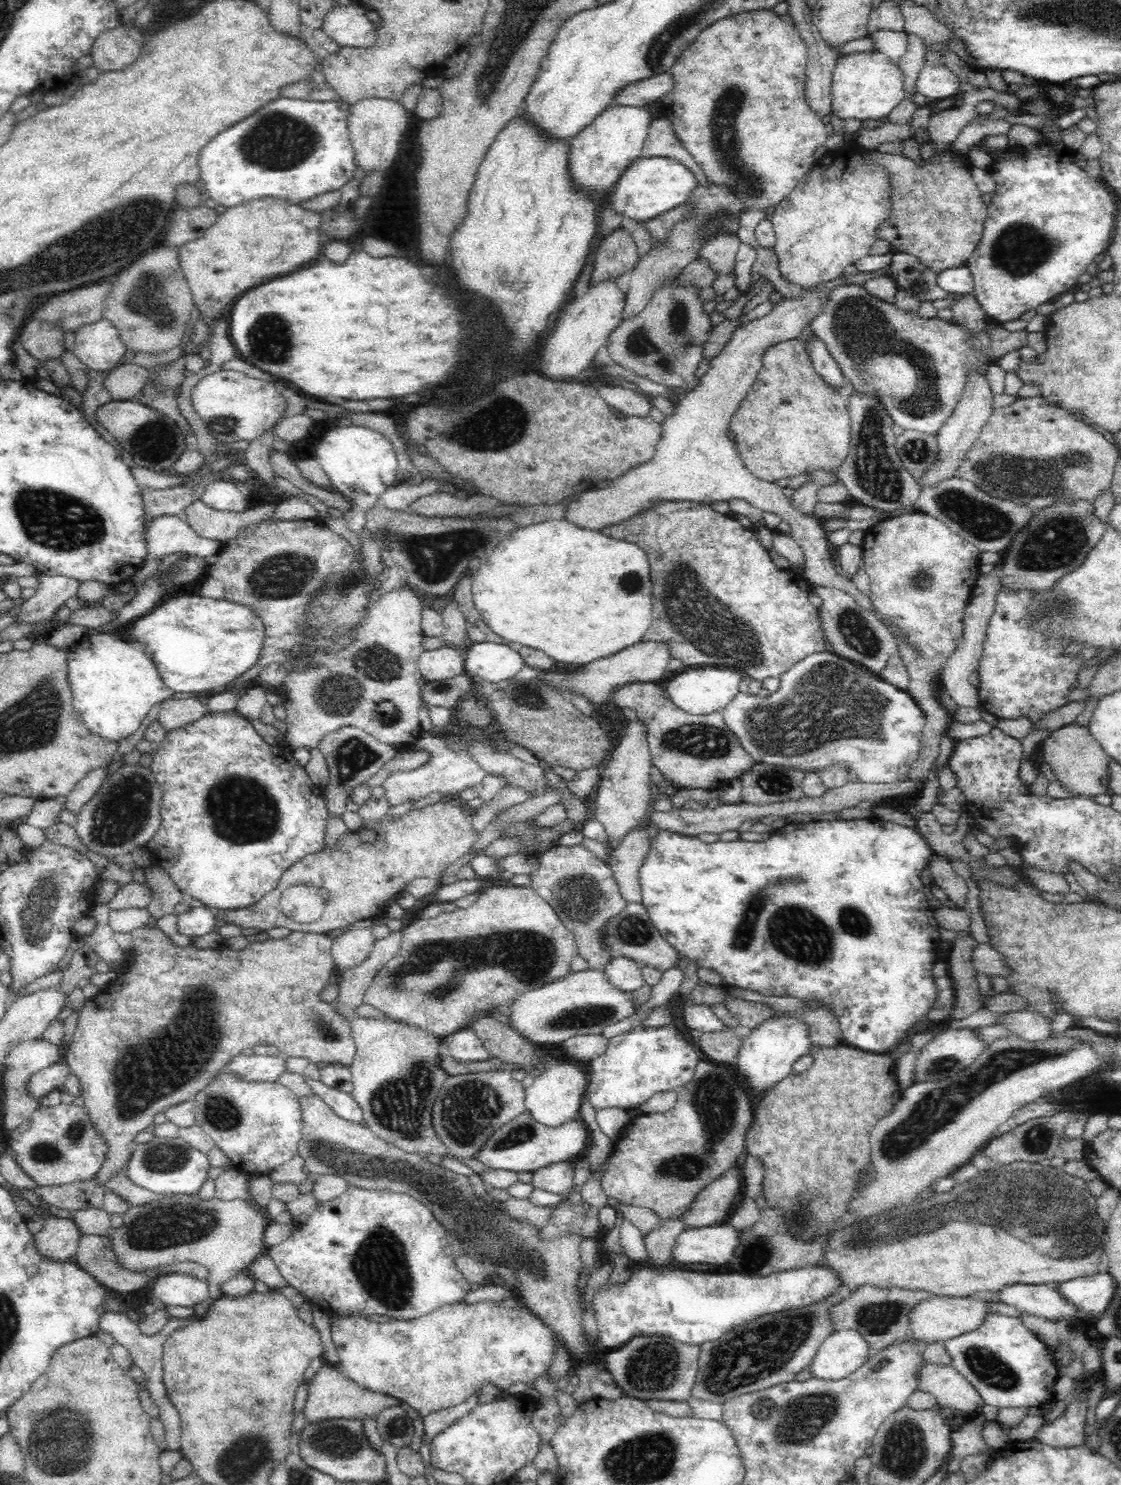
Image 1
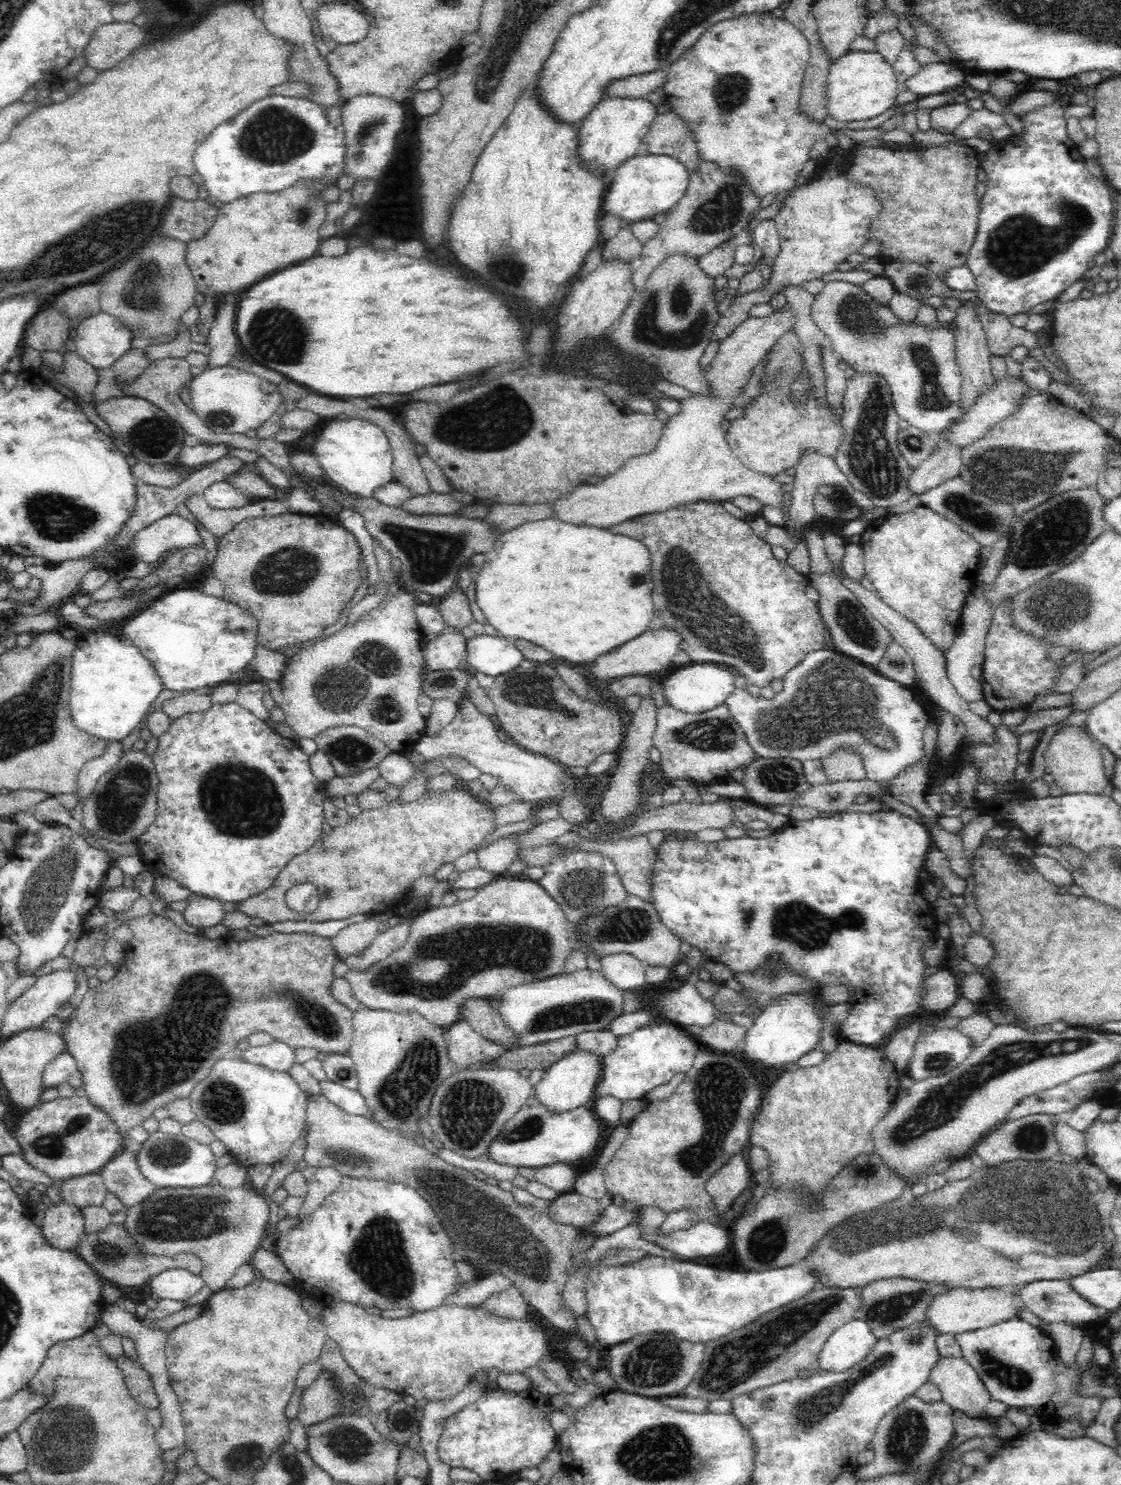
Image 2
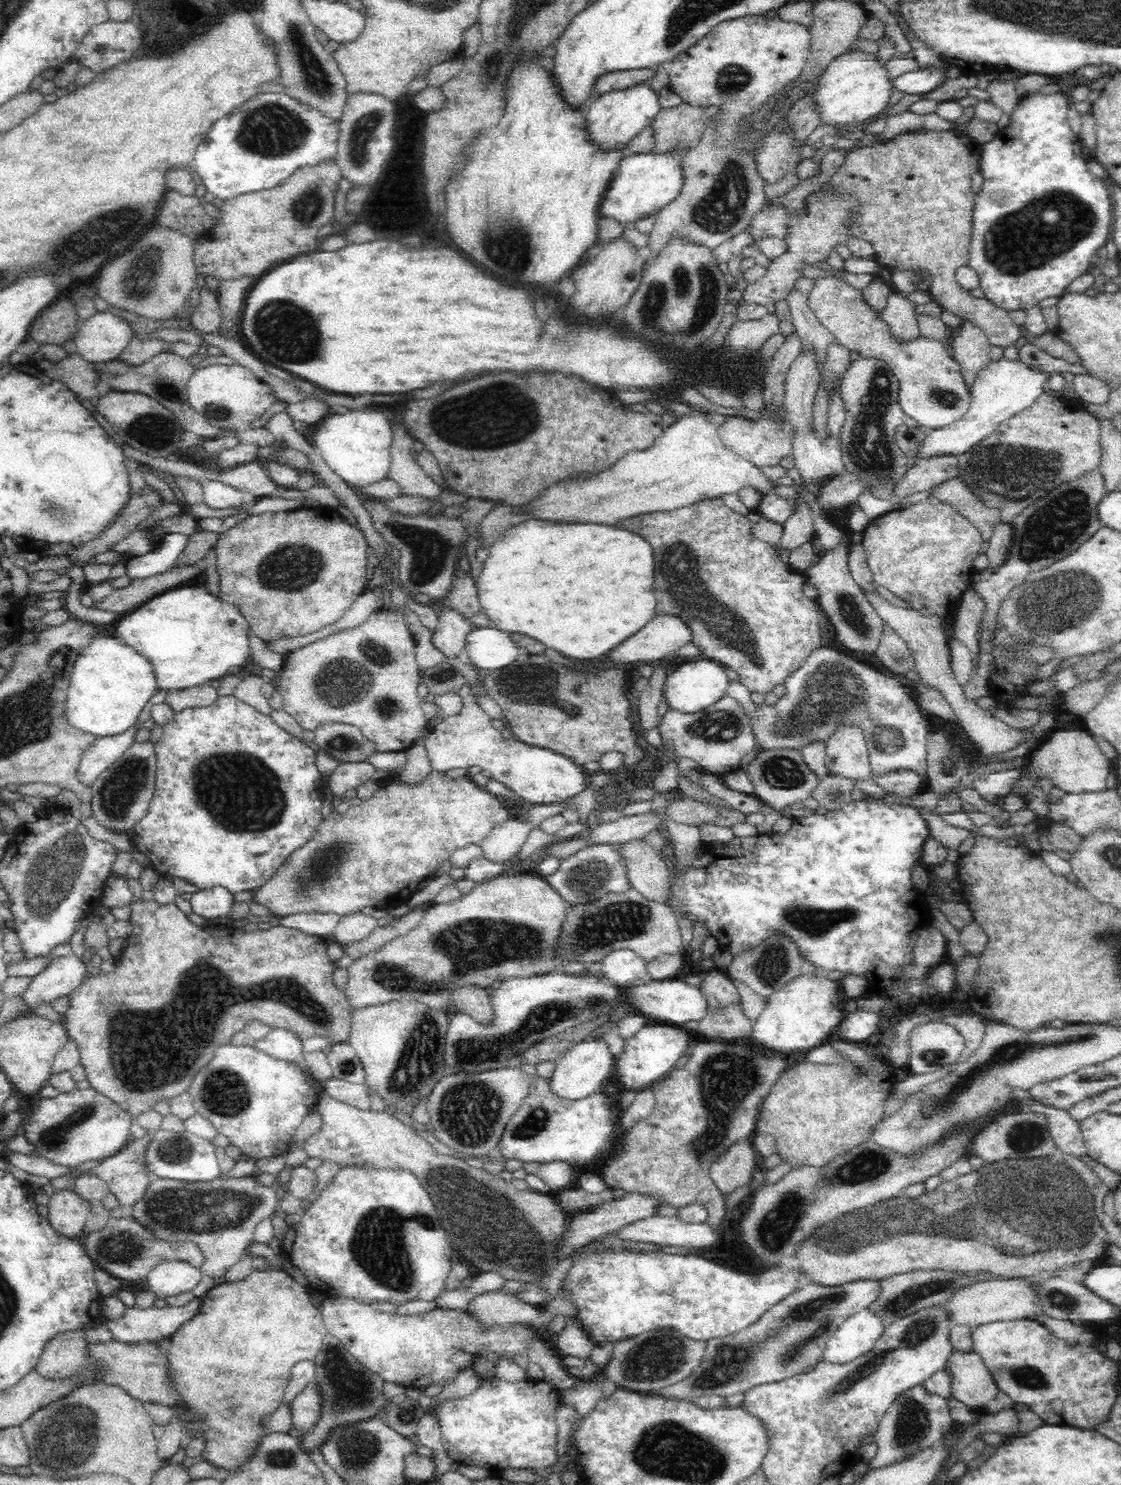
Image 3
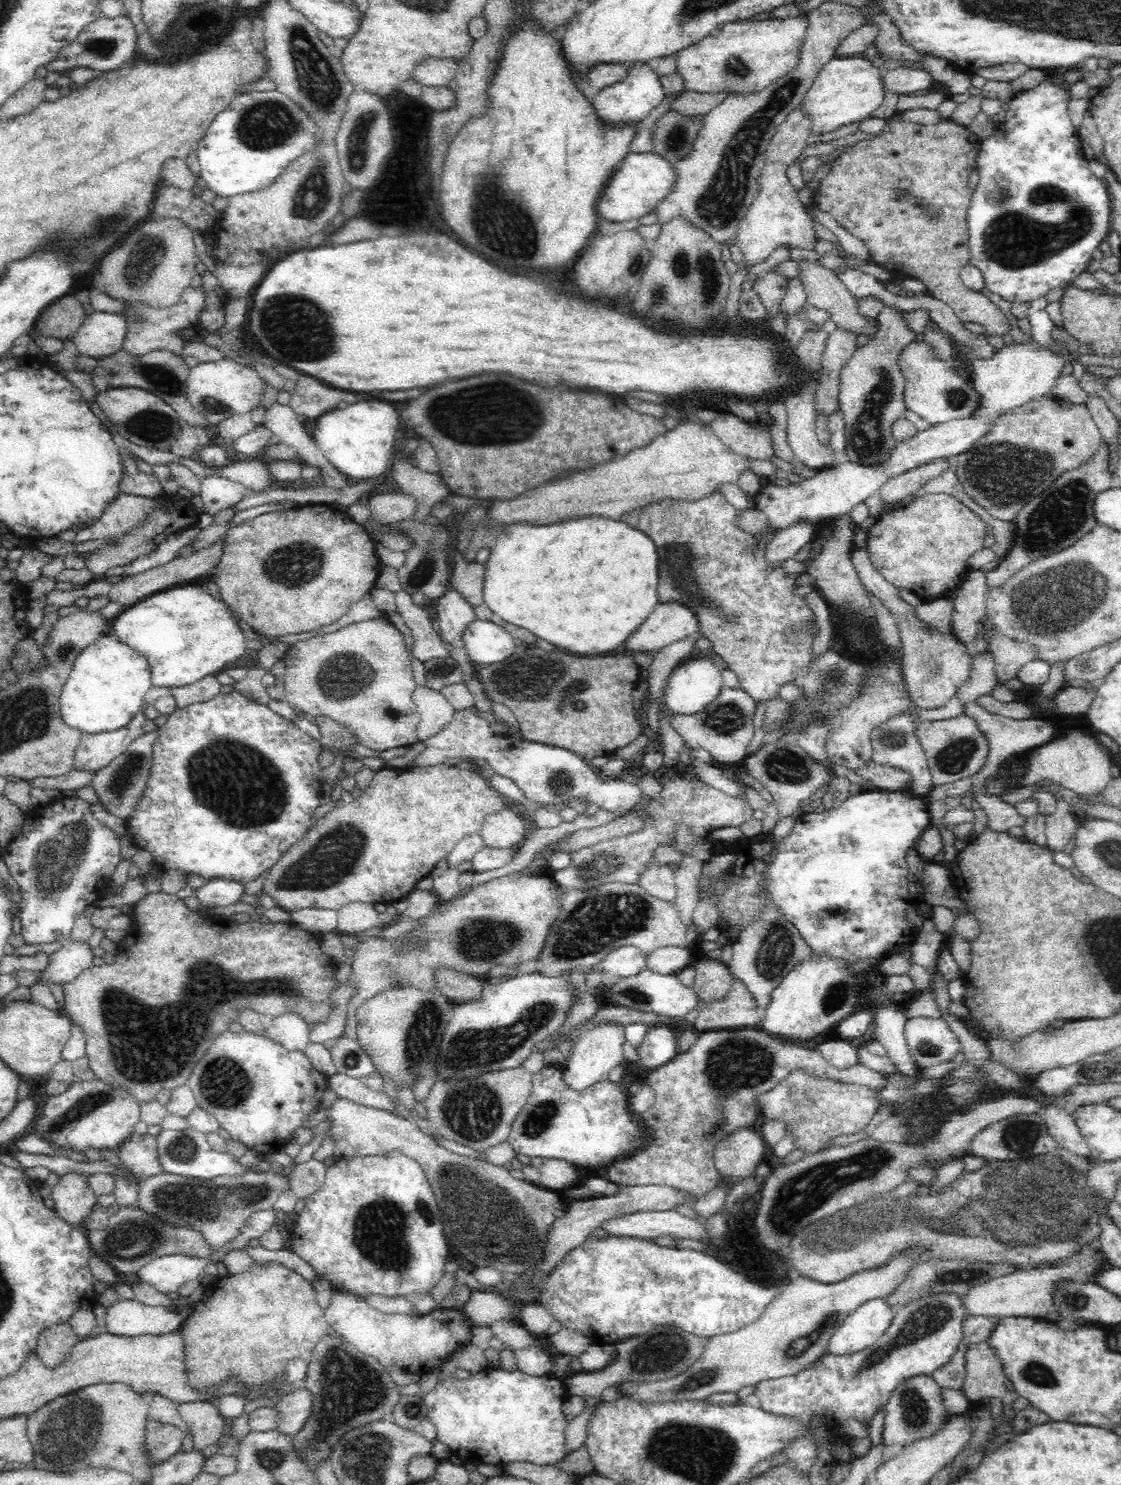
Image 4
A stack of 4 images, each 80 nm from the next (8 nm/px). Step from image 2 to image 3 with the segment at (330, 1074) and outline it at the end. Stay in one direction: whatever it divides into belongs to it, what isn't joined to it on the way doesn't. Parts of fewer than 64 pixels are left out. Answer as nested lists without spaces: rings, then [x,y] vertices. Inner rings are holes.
[[[349,1041],[332,1043],[325,1052],[332,1076],[356,1084],[366,1081],[366,1069],[362,1065],[362,1059],[354,1051],[352,1043]]]

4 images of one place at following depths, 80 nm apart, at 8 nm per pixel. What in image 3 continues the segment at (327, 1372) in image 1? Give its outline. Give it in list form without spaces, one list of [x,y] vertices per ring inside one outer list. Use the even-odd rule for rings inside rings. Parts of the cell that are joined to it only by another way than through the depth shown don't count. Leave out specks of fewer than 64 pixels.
[[[306,1386],[286,1404],[290,1412],[289,1430],[292,1432],[306,1432],[318,1418],[320,1401],[315,1386]]]

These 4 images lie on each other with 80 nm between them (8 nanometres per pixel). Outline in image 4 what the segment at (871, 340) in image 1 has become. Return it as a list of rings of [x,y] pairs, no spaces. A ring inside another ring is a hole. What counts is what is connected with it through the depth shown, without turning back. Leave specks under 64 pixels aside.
[[[800,260],[800,262],[796,262],[796,266],[798,266],[796,276],[804,286],[807,302],[816,305],[818,309],[828,309],[832,313],[830,320],[834,324],[838,325],[838,327],[846,327],[846,329],[856,331],[858,336],[866,336],[866,338],[870,338],[877,331],[876,319],[864,320],[856,312],[856,300],[849,295],[844,284],[836,276],[822,266],[818,266],[816,262],[810,262],[810,260]],[[915,341],[908,344],[897,362],[906,379],[906,408],[922,416],[931,425],[954,419],[968,419],[982,408],[982,395],[974,389],[972,382],[958,375],[957,371],[950,367],[950,362],[936,358],[932,353],[932,346],[928,343]]]

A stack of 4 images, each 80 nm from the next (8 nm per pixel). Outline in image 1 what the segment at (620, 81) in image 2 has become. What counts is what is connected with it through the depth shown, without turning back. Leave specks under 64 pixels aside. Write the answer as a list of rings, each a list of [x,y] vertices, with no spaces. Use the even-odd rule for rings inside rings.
[[[663,72],[625,84],[613,94],[614,103],[648,106],[652,102],[658,102],[671,89],[672,83],[671,75]]]

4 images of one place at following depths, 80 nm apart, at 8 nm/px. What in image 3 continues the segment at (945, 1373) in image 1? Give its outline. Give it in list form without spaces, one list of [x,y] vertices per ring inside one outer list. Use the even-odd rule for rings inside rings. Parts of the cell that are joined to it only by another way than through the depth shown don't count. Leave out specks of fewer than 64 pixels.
[[[955,1350],[946,1365],[954,1374],[950,1395],[966,1403],[970,1410],[983,1411],[987,1402],[996,1398],[999,1386],[978,1351]]]

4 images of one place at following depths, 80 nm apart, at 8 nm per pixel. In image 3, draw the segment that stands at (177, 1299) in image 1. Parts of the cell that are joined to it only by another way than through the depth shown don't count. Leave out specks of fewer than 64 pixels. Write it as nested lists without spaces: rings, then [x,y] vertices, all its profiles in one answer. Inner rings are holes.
[[[184,1259],[165,1260],[156,1263],[145,1276],[146,1284],[150,1291],[156,1294],[167,1296],[184,1296],[184,1292],[193,1290],[193,1288],[202,1280],[203,1270],[201,1267],[192,1265],[191,1262],[186,1262]]]

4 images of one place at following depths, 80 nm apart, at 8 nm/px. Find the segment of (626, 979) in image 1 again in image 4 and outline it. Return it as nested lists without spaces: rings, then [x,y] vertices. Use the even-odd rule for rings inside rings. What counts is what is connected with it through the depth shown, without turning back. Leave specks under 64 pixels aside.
[[[634,945],[620,946],[600,962],[603,970],[612,976],[633,975],[646,968],[645,954]]]

